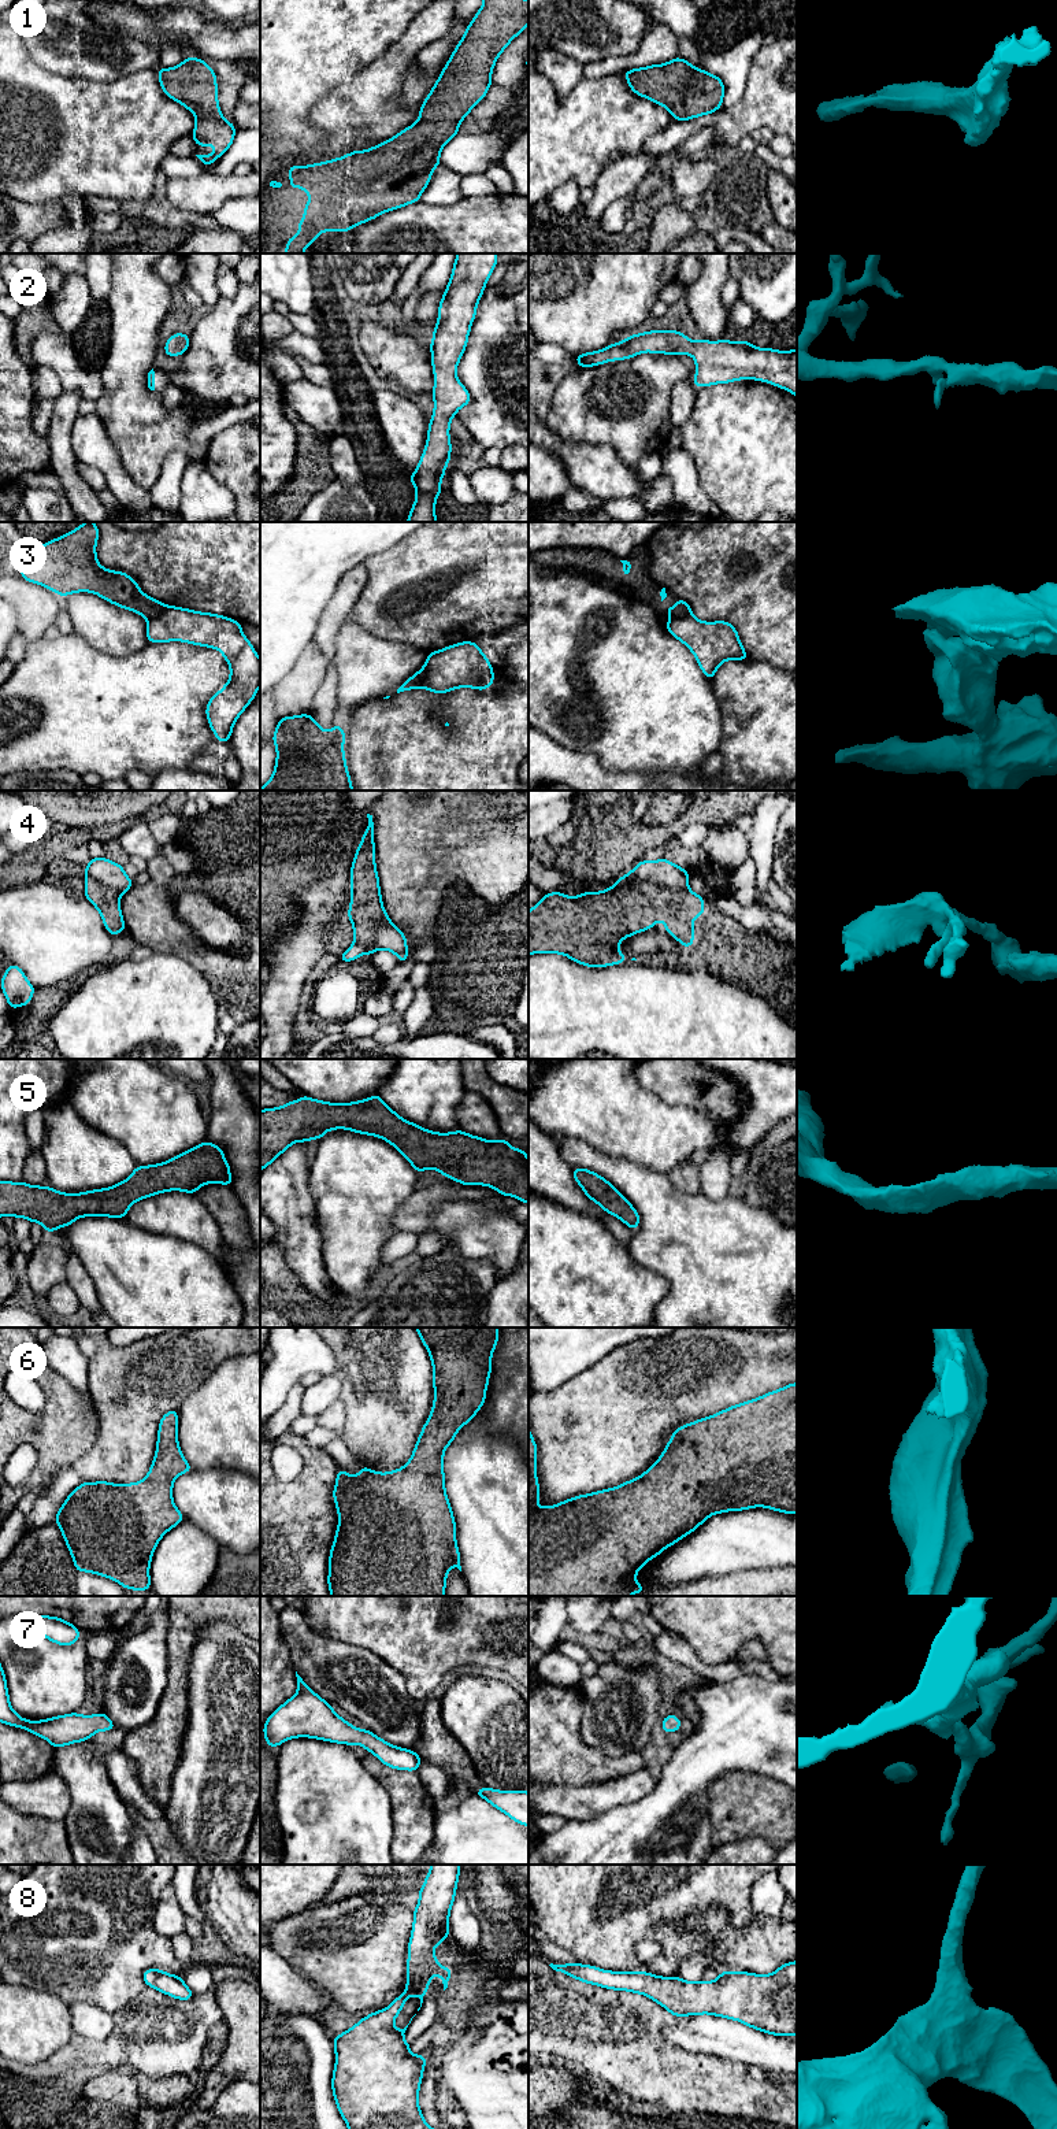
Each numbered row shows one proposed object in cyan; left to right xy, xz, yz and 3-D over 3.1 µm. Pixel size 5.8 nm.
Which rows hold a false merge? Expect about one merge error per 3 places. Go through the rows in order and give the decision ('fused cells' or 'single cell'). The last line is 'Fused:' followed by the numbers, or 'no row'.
1: single cell
2: single cell
3: fused cells
4: fused cells
5: single cell
6: single cell
7: single cell
8: single cell
Fused: 3, 4

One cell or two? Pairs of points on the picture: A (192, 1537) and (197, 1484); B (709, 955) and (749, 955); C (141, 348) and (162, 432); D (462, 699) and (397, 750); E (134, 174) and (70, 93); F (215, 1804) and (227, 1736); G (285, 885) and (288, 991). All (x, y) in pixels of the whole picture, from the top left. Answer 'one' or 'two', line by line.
A: two
B: one
C: one
D: one
E: one
F: one
G: two

